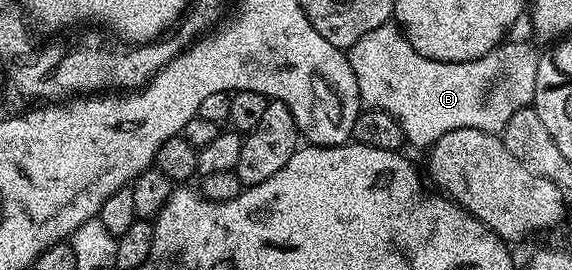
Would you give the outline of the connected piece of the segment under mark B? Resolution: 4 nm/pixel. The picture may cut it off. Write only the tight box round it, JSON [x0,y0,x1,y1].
[348,25,539,149]

